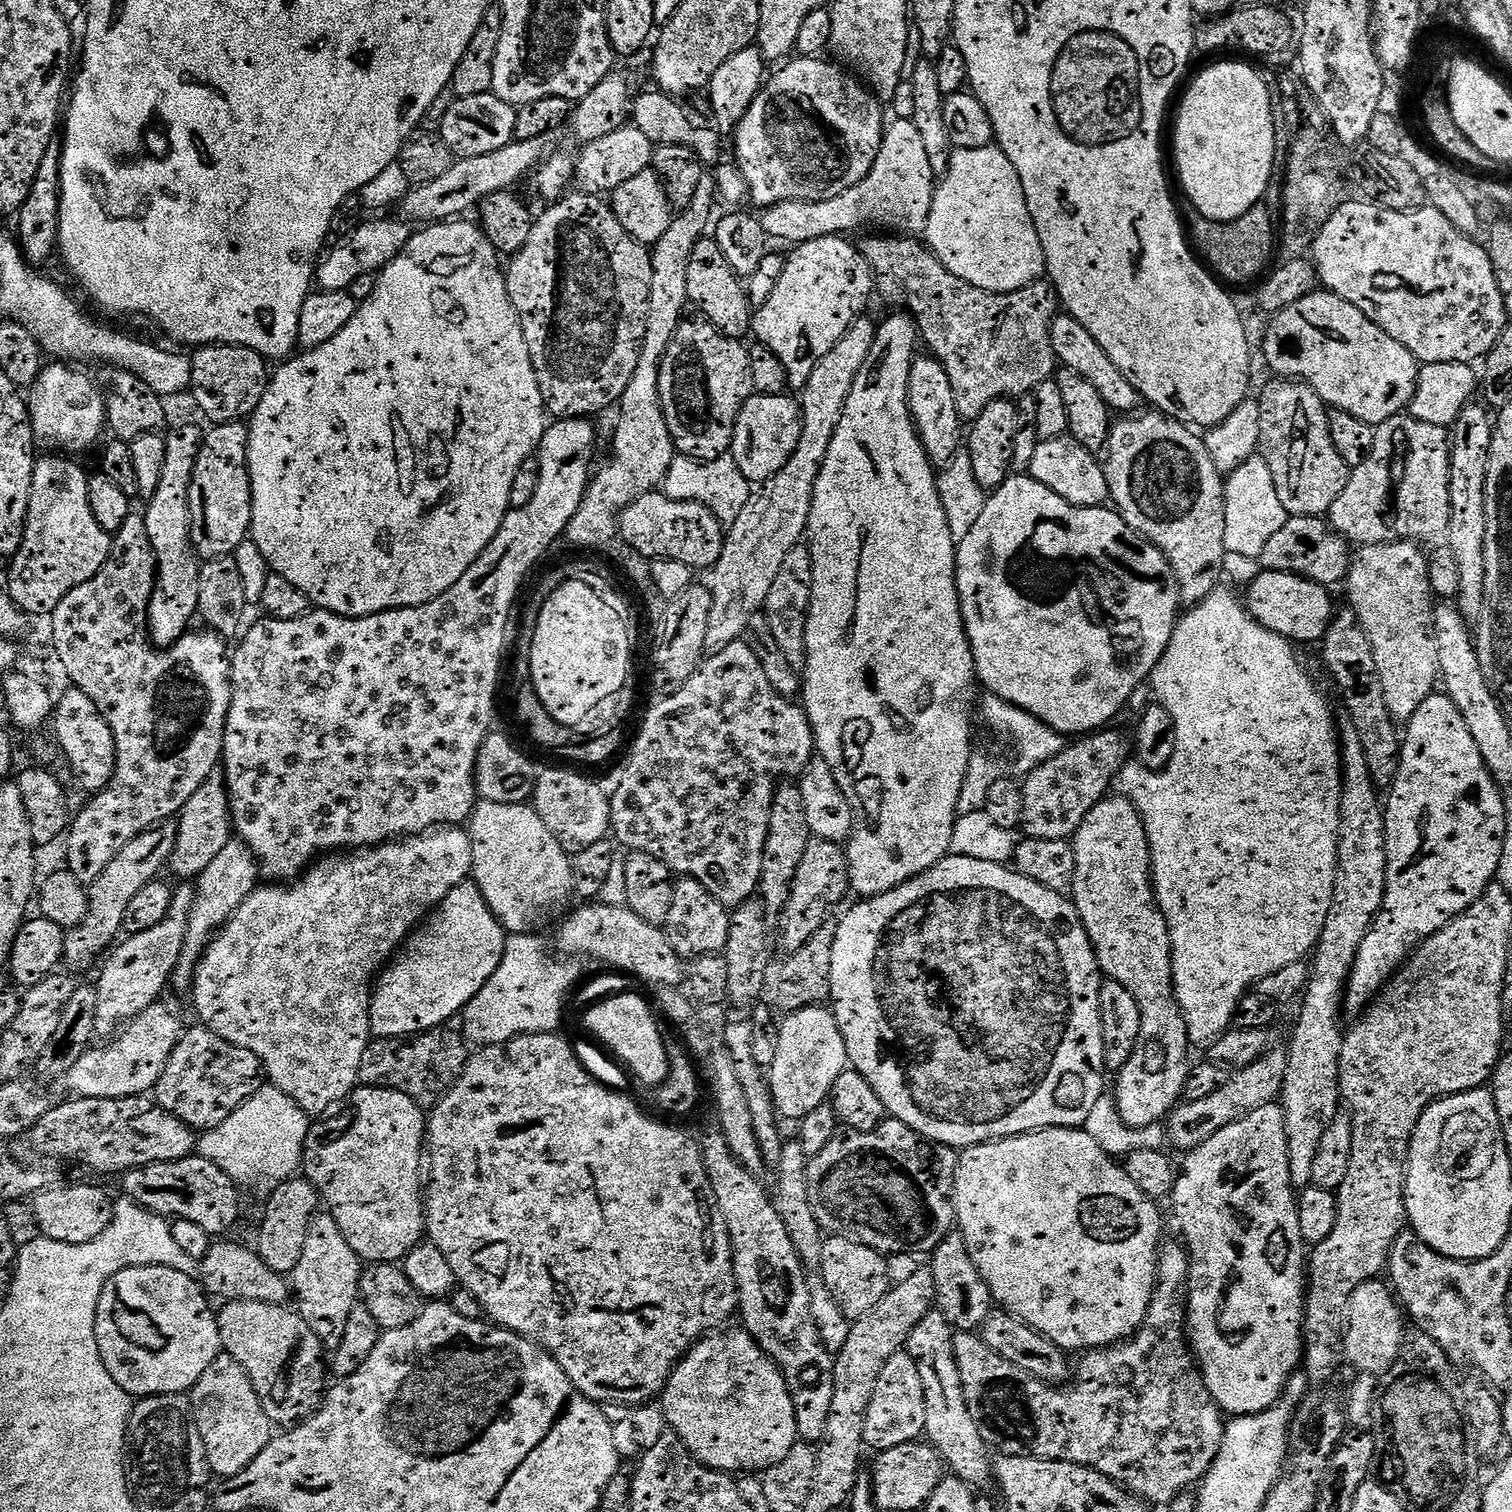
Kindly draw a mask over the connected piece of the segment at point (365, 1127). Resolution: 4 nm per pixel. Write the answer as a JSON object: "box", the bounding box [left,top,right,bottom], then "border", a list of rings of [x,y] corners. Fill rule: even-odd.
{"box":[302,1087,426,1264],"border":[[[357,1087],[350,1097],[351,1104],[352,1121],[341,1132],[332,1132],[328,1124],[316,1122],[311,1125],[305,1138],[302,1172],[320,1193],[327,1215],[338,1222],[342,1238],[350,1242],[350,1250],[354,1250],[361,1261],[368,1264],[395,1264],[403,1261],[404,1255],[426,1236],[422,1191],[426,1112],[415,1100],[393,1088]]]}

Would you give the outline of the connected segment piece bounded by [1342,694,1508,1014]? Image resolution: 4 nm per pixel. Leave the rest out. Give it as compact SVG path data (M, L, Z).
M1446 694L1430 695L1406 721L1406 728L1408 733L1403 733L1400 745L1400 765L1383 805L1388 855L1384 906L1377 911L1371 930L1357 948L1342 1003L1355 1014L1363 1013L1428 937L1463 914L1488 889L1496 879L1498 858L1506 855L1504 835L1508 832L1508 812L1500 793L1503 791L1492 779L1490 770L1486 770L1486 762L1478 754L1478 746L1474 746L1474 738L1470 738L1458 706Z

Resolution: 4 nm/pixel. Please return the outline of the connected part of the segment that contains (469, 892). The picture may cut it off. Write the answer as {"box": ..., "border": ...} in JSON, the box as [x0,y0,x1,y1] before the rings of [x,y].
{"box":[368,882,506,1037],"border":[[[465,882],[454,886],[444,901],[428,913],[423,923],[408,933],[407,940],[399,945],[372,988],[368,1017],[373,1037],[417,1036],[419,1032],[429,1032],[431,1028],[447,1025],[451,1016],[456,1018],[463,1013],[467,1004],[498,970],[503,958],[506,933],[502,925],[498,925],[496,932],[488,932],[488,924],[484,924],[484,911],[487,908],[488,904],[476,883]]]}

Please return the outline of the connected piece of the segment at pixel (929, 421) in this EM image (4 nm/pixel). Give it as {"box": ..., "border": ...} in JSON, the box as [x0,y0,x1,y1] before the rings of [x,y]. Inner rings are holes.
{"box":[908,354,962,466],"border":[[[931,354],[917,355],[910,366],[908,379],[908,415],[916,424],[926,454],[933,465],[943,466],[956,456],[962,448],[962,421],[954,398],[954,386],[950,386],[950,374],[946,374],[944,363]]]}

